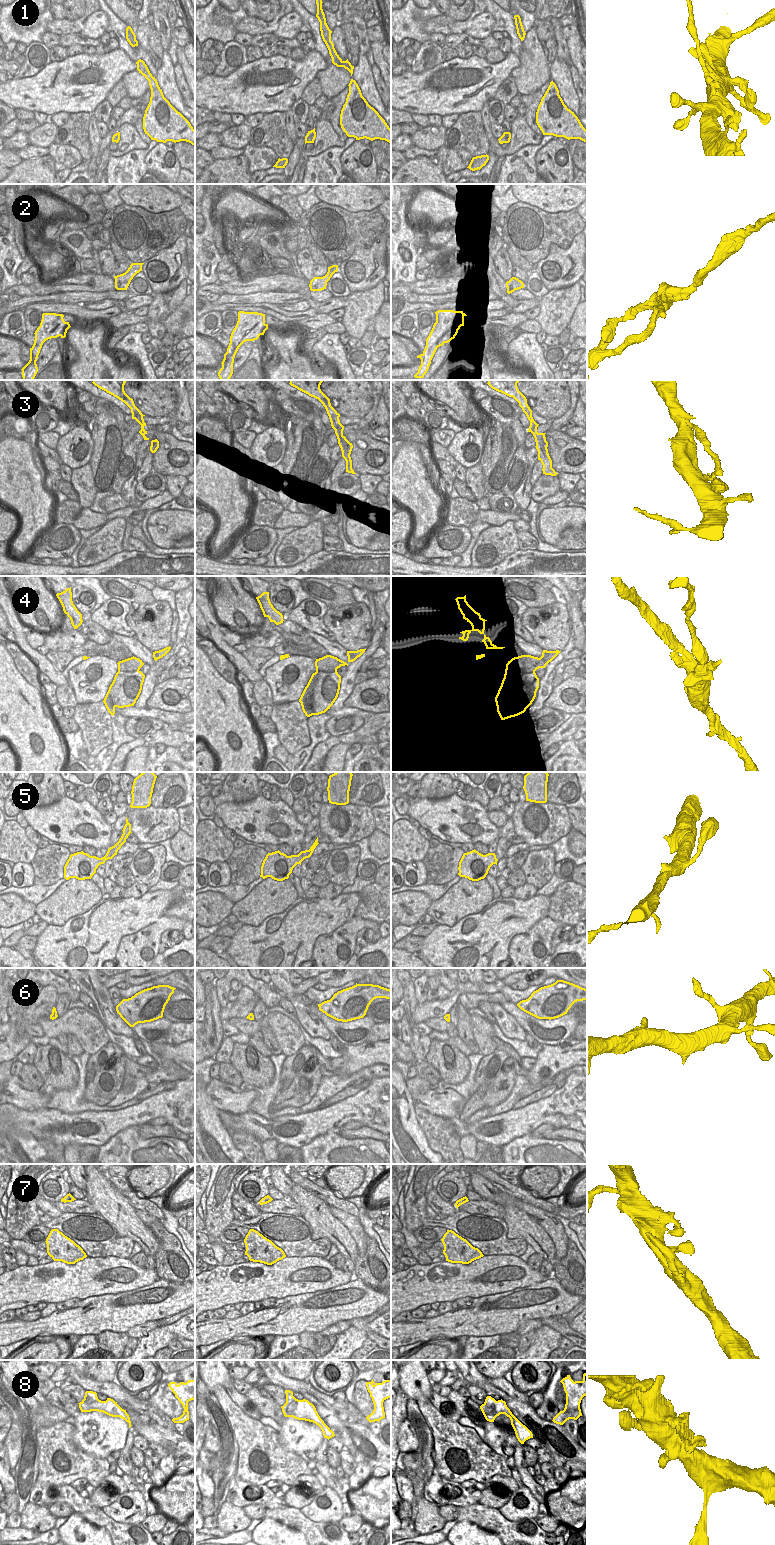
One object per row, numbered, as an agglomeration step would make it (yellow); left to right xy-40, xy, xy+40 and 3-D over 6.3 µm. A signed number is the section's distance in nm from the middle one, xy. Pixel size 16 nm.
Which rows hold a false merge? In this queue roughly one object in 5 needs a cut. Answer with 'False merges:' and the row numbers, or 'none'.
False merges: 2, 4

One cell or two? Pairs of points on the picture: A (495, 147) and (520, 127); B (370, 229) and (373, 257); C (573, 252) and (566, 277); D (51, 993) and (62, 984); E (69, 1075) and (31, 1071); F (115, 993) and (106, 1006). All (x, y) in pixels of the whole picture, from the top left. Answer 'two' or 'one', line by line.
A: one
B: two
C: one
D: two
E: two
F: two

